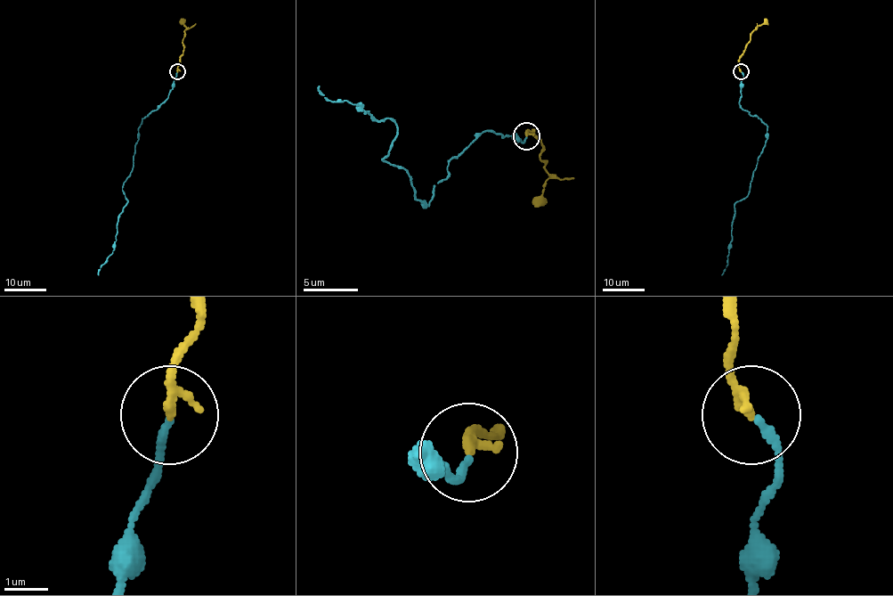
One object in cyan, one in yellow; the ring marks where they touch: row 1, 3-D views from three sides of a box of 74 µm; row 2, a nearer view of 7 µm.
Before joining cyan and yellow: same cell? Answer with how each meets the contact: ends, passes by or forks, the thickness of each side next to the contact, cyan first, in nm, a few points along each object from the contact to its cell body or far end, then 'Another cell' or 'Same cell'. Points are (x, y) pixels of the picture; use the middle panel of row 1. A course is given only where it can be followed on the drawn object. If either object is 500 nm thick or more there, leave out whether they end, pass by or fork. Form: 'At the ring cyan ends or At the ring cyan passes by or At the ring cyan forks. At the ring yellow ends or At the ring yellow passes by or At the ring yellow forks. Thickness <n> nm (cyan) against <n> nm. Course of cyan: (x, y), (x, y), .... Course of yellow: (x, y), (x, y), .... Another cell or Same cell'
At the ring cyan ends. At the ring yellow passes by. Thickness 170 nm (cyan) against 160 nm. Course of cyan: (527, 136), (486, 131), (423, 205), (409, 175), (382, 159), (396, 126), (328, 101), (320, 85). Course of yellow: (527, 136), (527, 131), (532, 131), (540, 139), (543, 147), (540, 161), (543, 161), (548, 175), (538, 202). Same cell

